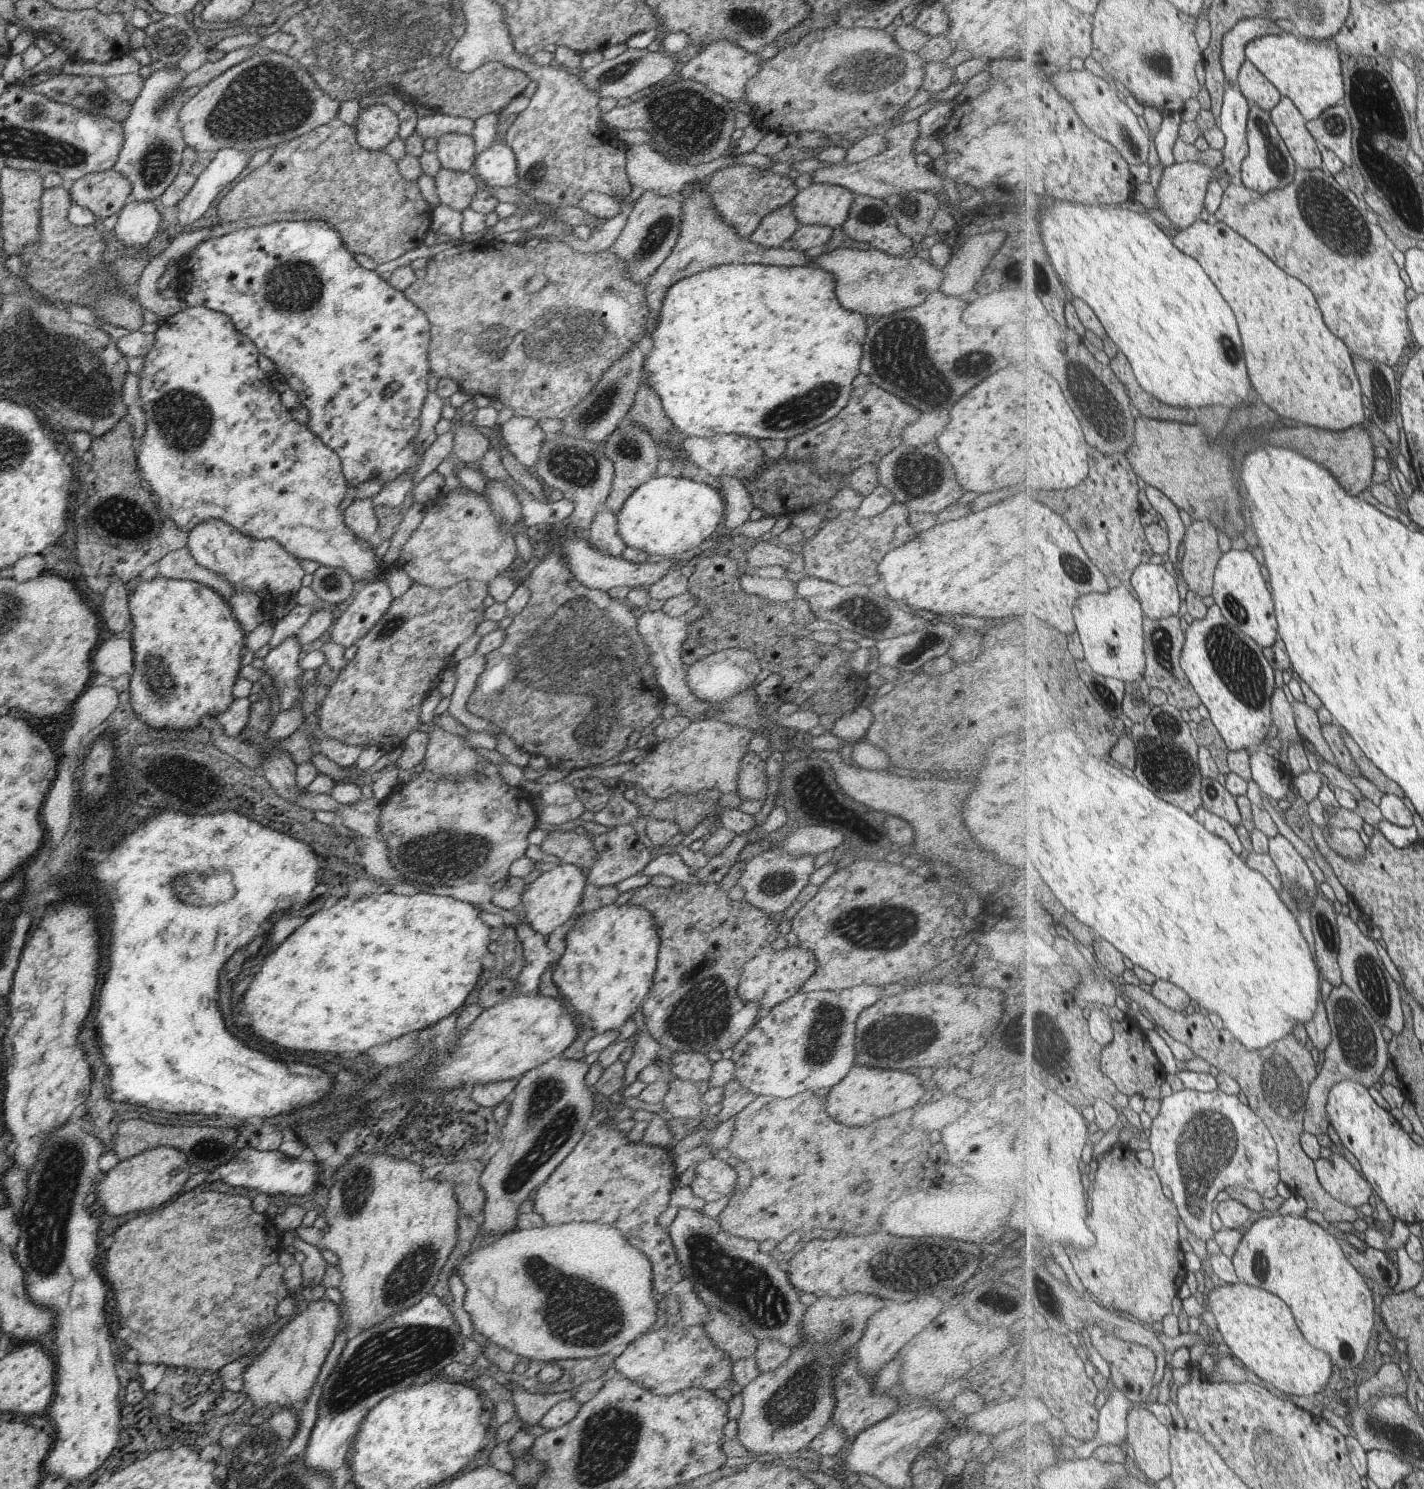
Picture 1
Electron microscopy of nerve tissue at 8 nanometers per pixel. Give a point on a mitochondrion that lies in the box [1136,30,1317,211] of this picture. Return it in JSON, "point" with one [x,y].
{"point":[1164,67]}

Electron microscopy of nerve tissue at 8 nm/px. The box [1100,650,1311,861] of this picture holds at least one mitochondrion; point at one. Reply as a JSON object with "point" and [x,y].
{"point":[1163,764]}

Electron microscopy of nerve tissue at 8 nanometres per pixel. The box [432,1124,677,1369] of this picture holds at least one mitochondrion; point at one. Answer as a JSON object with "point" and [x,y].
{"point":[580,1314]}

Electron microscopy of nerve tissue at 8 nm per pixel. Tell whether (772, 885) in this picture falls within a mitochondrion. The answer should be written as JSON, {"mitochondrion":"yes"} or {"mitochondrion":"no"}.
{"mitochondrion":"yes"}

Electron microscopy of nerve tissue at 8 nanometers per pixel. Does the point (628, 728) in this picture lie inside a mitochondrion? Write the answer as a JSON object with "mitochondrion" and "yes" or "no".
{"mitochondrion":"no"}

